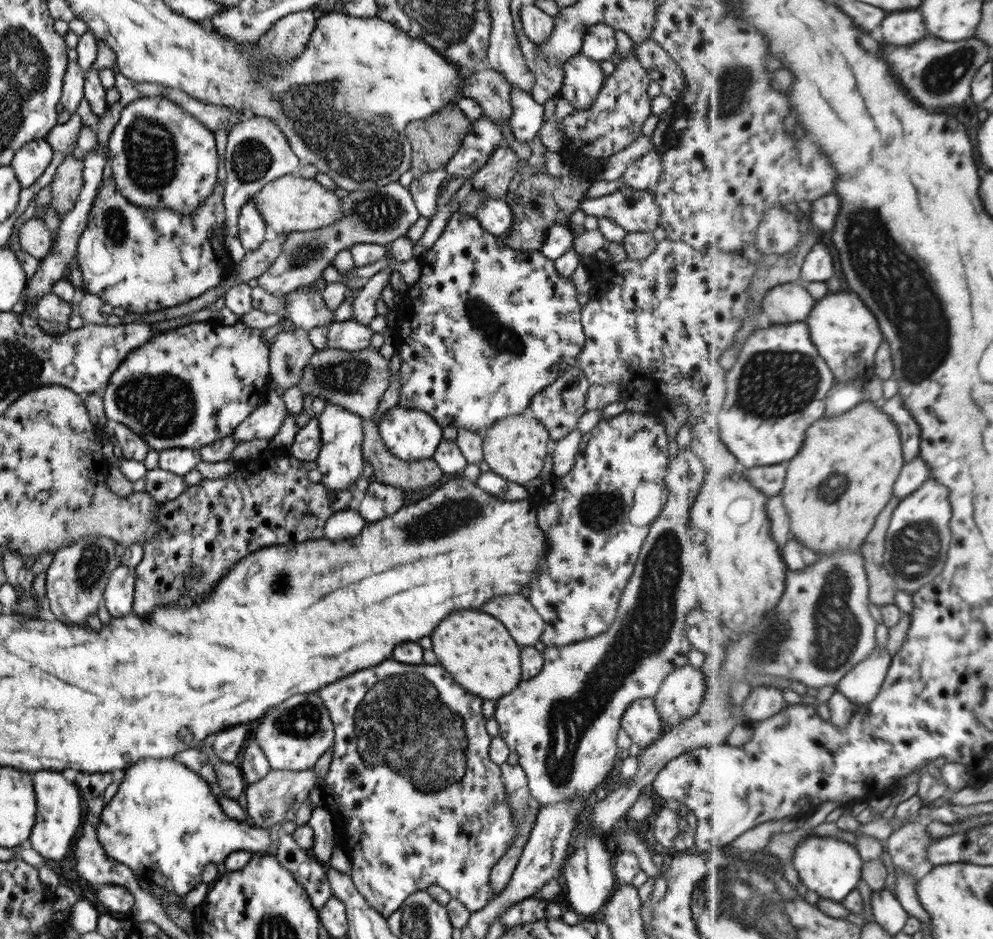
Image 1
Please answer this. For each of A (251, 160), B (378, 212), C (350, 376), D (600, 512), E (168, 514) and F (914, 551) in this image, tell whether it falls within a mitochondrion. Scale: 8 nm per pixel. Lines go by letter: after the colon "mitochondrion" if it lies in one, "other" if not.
A: mitochondrion
B: mitochondrion
C: mitochondrion
D: mitochondrion
E: other
F: mitochondrion

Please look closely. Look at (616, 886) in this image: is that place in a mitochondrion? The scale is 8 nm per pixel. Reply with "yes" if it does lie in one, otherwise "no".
no

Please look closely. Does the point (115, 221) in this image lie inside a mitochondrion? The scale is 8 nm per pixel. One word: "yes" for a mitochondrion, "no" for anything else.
yes

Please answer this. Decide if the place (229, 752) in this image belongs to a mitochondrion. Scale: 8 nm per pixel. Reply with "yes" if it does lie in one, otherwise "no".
no

